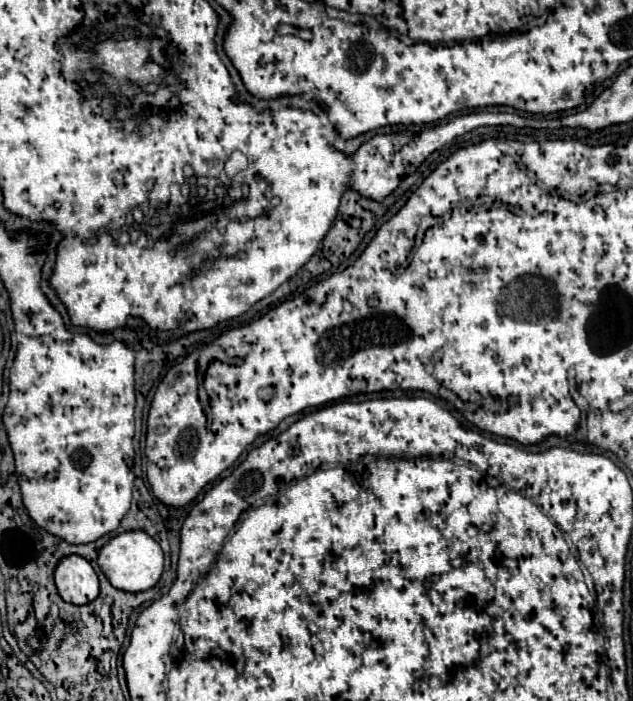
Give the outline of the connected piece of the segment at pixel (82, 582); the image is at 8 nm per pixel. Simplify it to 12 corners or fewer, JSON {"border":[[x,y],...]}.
{"border":[[83,556],[57,564],[55,584],[69,604],[99,596],[99,578]]}

